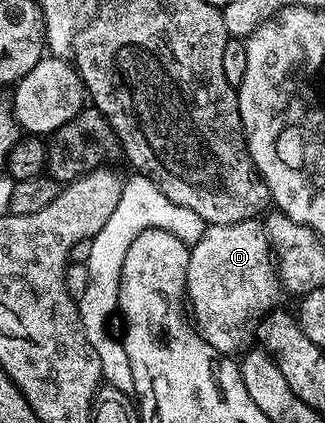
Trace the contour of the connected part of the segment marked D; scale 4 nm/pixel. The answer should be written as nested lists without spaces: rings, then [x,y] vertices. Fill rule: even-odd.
[[[258,220],[227,226],[207,225],[199,242],[190,246],[186,285],[188,306],[202,339],[212,344],[212,348],[216,348],[221,354],[241,355],[247,349],[246,342],[255,341],[262,319],[281,303],[278,301],[284,295],[284,283],[272,261],[272,243],[267,237],[265,225]]]

